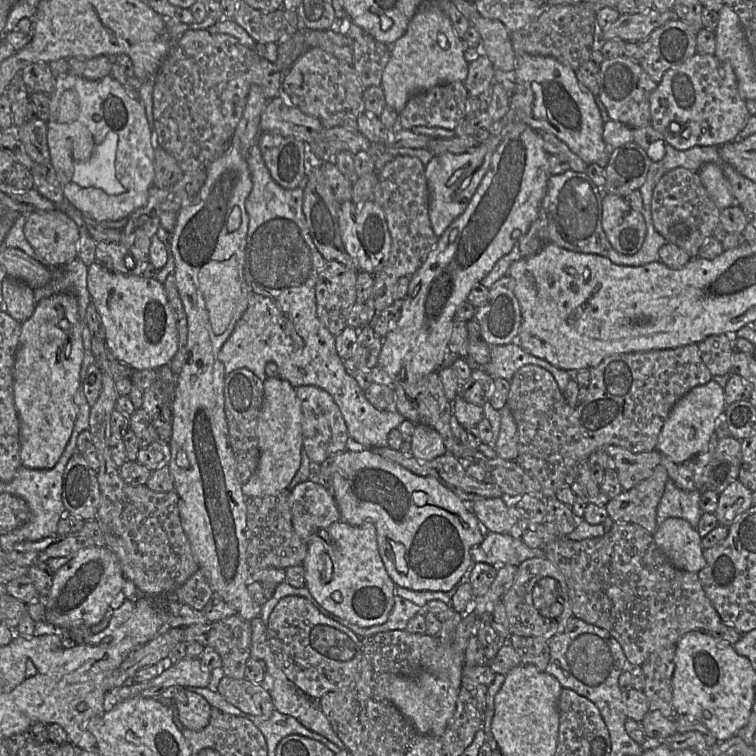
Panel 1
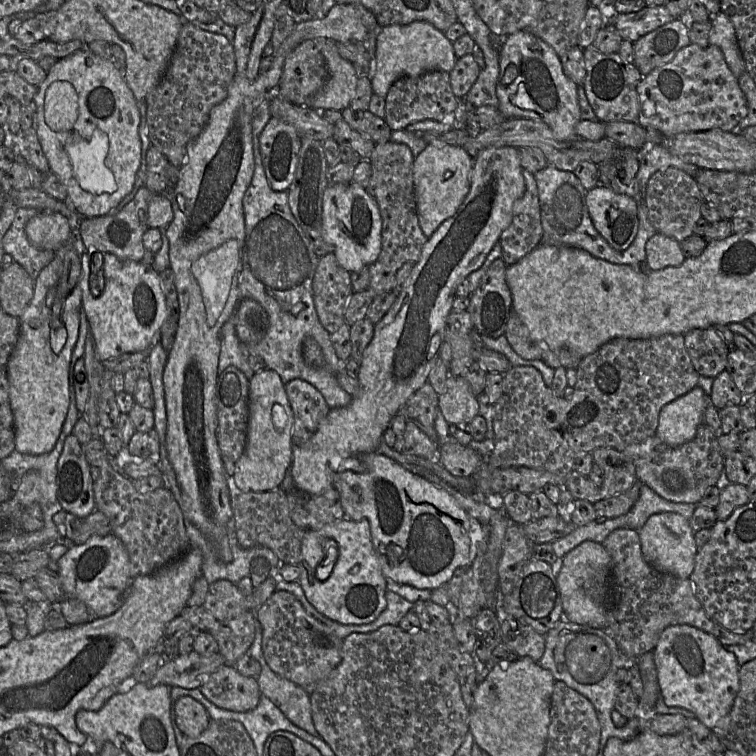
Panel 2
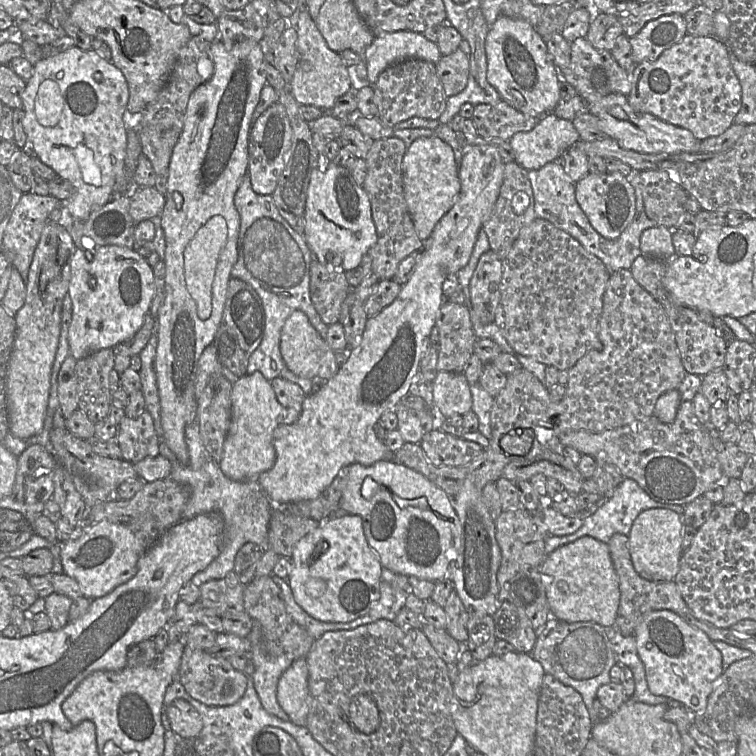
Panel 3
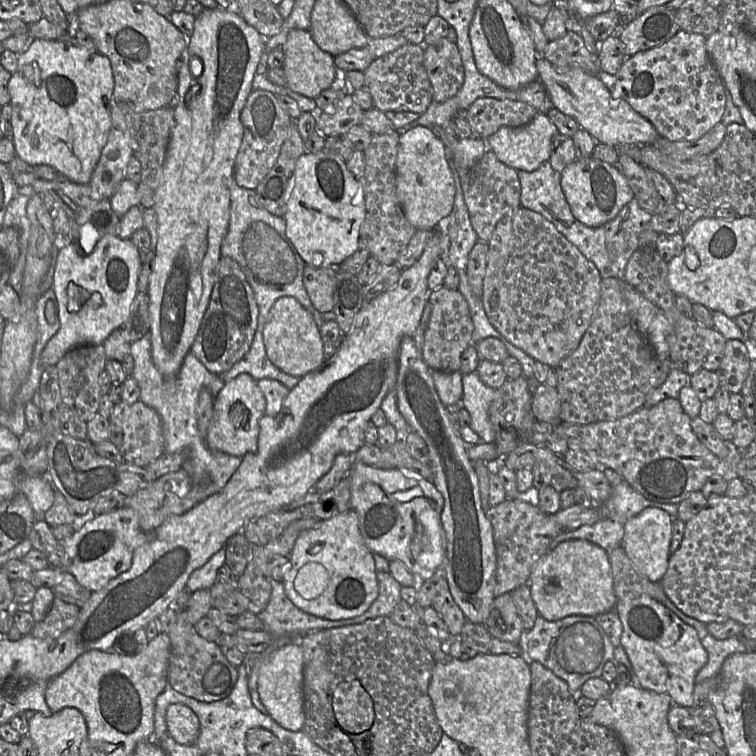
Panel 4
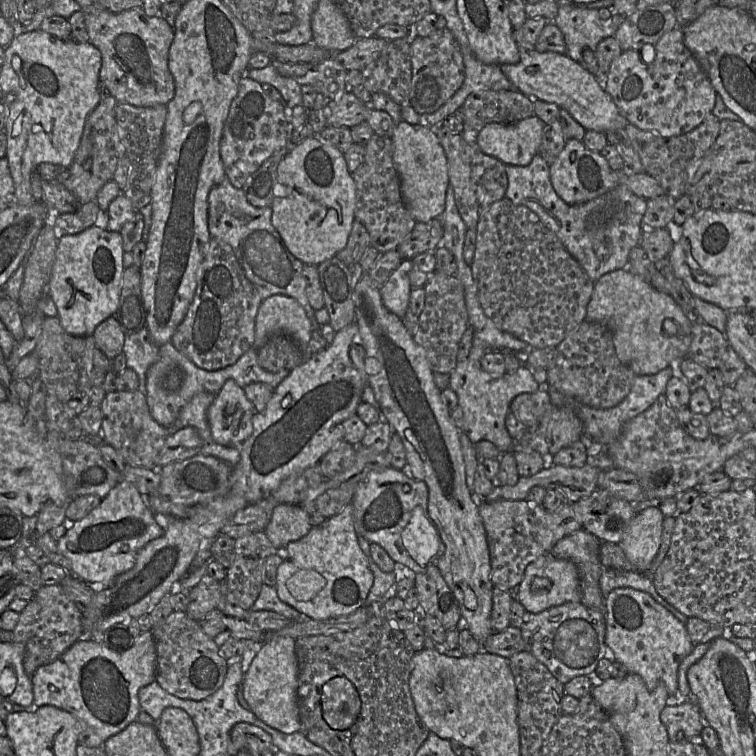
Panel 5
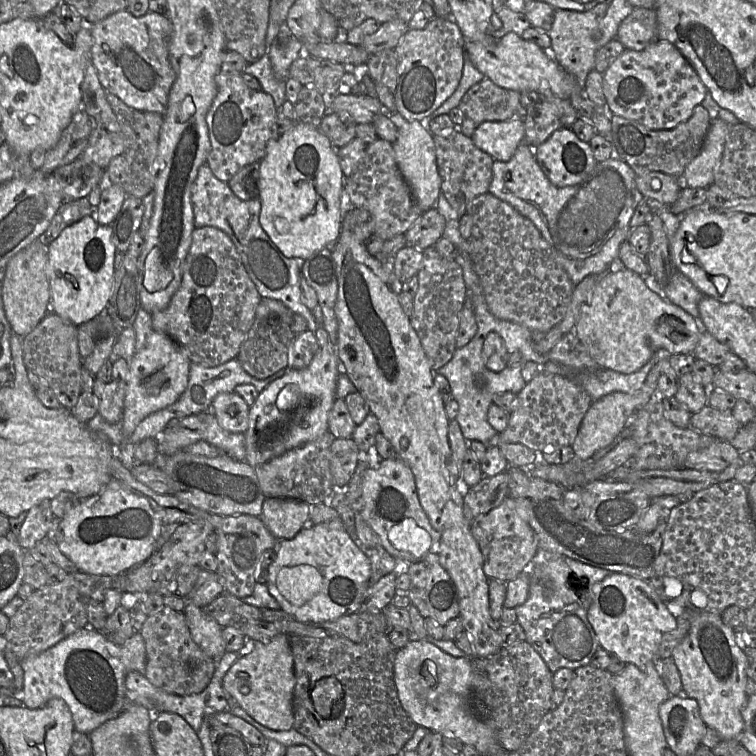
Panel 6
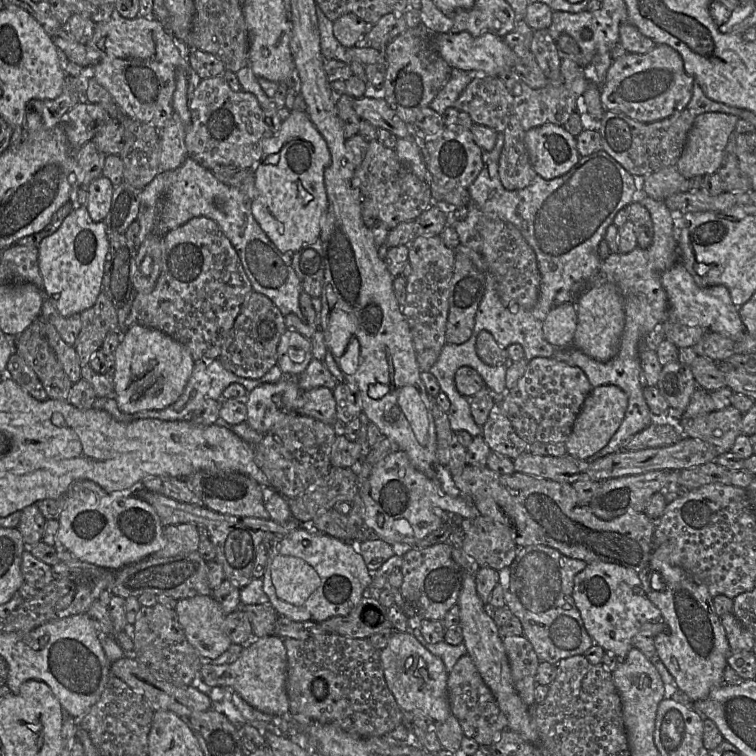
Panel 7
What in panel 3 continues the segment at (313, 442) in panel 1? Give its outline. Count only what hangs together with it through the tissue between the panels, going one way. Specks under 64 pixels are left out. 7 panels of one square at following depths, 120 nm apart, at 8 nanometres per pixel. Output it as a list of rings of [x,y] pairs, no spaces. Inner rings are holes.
[[[274,378],[270,381],[277,400],[282,407],[281,424],[293,424],[299,418],[306,394],[297,384],[286,379]]]

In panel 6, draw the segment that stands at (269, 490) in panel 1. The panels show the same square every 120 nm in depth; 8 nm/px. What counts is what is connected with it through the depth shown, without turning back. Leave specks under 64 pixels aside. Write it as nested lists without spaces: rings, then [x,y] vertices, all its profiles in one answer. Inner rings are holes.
[[[234,391],[219,393],[210,406],[211,412],[224,430],[243,434],[249,427],[249,409],[250,406]]]

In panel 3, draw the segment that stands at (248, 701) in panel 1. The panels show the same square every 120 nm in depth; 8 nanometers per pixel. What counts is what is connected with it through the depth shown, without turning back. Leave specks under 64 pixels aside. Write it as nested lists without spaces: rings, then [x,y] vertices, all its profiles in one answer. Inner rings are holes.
[[[185,645],[177,680],[181,682],[187,693],[199,702],[208,706],[228,706],[243,697],[248,684],[248,675],[236,670],[226,658],[215,657],[208,651]]]

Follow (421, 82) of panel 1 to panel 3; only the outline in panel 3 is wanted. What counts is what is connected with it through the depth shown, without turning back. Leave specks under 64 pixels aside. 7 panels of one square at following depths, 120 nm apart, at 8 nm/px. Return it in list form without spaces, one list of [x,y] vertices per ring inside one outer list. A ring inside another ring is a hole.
[[[400,30],[375,36],[364,50],[368,81],[374,84],[389,65],[408,58],[419,58],[436,64],[442,57],[435,42],[422,33]]]

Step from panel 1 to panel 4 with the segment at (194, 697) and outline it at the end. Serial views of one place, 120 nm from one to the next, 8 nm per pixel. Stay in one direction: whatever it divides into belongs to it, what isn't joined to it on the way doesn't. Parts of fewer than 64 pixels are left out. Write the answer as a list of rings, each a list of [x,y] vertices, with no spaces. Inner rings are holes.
[[[170,704],[165,714],[167,734],[181,745],[192,745],[199,736],[197,715],[186,705]]]

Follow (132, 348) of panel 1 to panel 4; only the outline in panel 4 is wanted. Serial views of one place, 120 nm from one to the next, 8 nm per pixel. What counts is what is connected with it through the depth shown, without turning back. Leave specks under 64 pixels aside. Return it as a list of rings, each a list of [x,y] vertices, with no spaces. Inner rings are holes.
[[[104,235],[88,255],[81,254],[74,241],[59,249],[53,275],[52,289],[58,304],[60,328],[47,342],[42,354],[41,363],[44,369],[56,363],[71,349],[82,345],[102,345],[105,339],[116,329],[122,328],[127,321],[131,305],[138,290],[139,271],[142,262],[140,253],[130,239],[117,235]]]

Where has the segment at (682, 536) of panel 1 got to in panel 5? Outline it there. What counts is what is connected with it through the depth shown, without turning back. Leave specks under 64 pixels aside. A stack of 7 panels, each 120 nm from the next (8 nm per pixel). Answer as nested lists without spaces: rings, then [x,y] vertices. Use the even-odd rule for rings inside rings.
[[[648,507],[637,513],[630,521],[620,545],[637,572],[648,572],[658,553],[664,518],[659,508]]]

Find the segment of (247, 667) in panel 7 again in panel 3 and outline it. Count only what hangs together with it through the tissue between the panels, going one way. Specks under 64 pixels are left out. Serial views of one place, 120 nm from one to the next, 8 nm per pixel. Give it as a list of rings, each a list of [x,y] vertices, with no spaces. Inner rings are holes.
[[[296,659],[283,672],[277,684],[277,701],[289,716],[289,721],[297,726],[306,726],[308,715],[308,666],[306,659]]]

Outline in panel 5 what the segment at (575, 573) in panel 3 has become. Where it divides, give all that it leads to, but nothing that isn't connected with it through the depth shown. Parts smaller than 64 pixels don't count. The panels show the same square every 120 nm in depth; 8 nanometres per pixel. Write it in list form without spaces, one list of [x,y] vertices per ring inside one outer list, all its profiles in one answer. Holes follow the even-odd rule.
[[[546,553],[529,564],[522,582],[511,591],[514,599],[531,613],[540,613],[567,602],[581,602],[582,599],[580,576],[576,565],[572,561],[556,558],[551,553]]]

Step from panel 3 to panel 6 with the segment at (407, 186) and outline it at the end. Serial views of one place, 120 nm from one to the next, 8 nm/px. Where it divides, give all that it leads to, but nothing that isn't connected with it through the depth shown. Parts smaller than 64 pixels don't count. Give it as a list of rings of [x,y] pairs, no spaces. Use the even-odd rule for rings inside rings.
[[[393,113],[391,121],[398,128],[398,136],[393,143],[397,166],[408,184],[417,205],[423,212],[426,212],[434,208],[441,193],[441,177],[436,162],[433,134],[428,130],[424,122],[407,121],[398,113]]]

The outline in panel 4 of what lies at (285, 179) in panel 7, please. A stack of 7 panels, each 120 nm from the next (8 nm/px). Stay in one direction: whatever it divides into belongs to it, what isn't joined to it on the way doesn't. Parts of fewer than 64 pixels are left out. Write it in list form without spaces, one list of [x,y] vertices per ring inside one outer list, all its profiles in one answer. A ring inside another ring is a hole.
[[[326,150],[301,155],[294,171],[294,185],[283,216],[286,235],[306,265],[315,268],[338,268],[358,247],[360,226],[366,216],[365,199],[359,179],[349,170],[346,161]]]

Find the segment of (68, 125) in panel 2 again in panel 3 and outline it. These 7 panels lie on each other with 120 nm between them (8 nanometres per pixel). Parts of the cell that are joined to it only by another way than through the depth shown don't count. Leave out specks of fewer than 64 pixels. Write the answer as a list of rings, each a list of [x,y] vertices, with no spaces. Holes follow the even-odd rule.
[[[47,79],[40,84],[34,108],[36,119],[41,125],[53,127],[58,124],[63,111],[63,101],[55,81]]]

